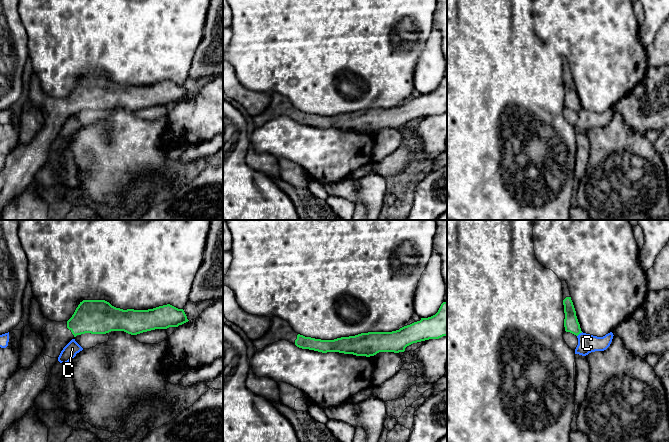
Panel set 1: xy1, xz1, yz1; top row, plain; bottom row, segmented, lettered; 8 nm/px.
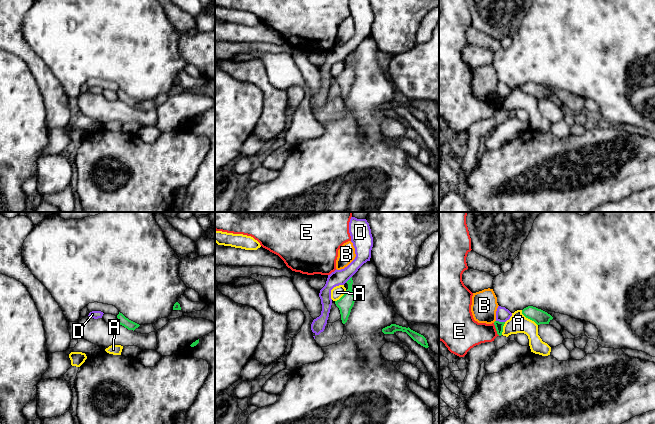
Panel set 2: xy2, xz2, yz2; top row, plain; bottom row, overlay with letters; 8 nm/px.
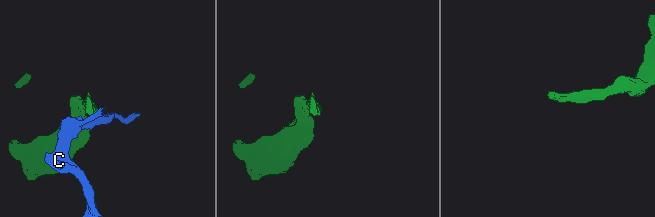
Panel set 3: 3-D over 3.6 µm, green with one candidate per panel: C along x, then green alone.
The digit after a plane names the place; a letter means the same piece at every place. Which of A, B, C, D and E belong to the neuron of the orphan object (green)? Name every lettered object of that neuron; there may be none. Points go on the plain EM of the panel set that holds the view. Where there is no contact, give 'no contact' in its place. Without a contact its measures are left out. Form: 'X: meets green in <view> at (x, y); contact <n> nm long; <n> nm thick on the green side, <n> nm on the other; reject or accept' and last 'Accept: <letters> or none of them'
A: meets green in yz2 at (528, 94); contact 180 nm long; 120 nm thick on the green side, 160 nm on the other; reject
B: no contact; reject
C: meets green in yz1 at (579, 109); contact 60 nm long; 120 nm thick on the green side, 150 nm on the other; reject
D: meets green in yz2 at (500, 98); contact 70 nm long; 60 nm thick on the green side, 110 nm on the other; reject
E: meets green in yz2 at (496, 105); contact 120 nm long; 60 nm thick on the green side, 240 nm on the other; reject
Accept: none of them

